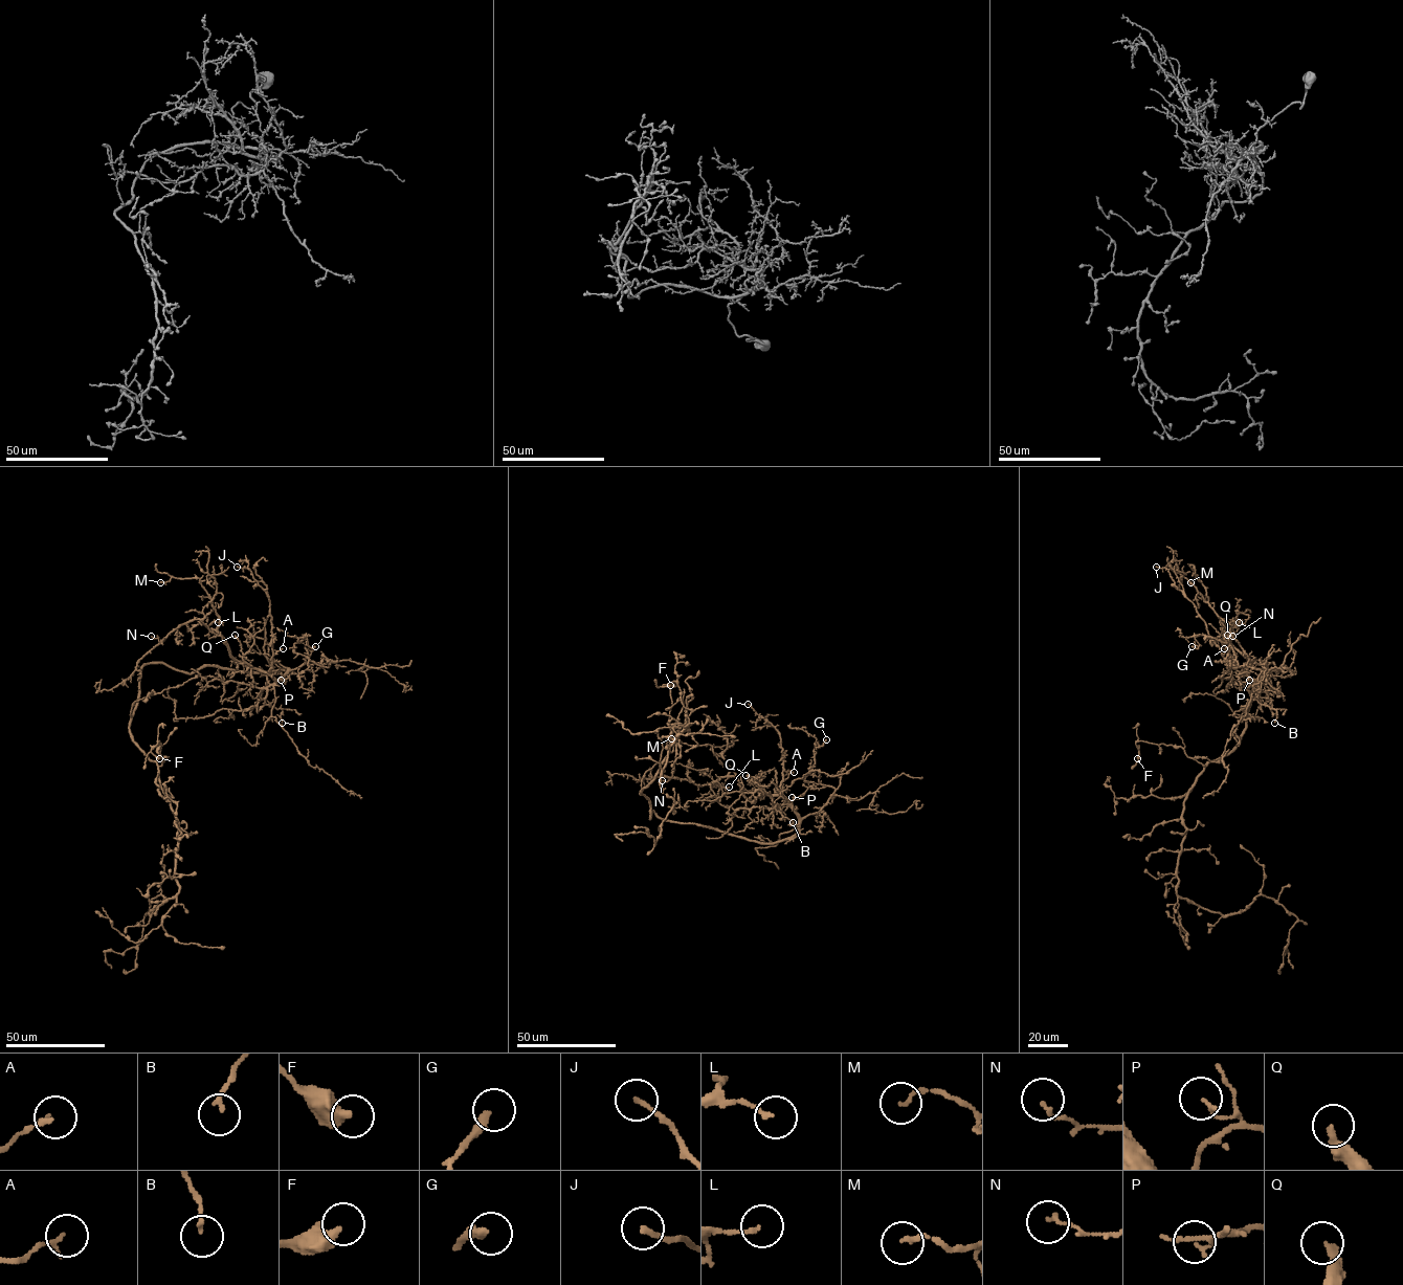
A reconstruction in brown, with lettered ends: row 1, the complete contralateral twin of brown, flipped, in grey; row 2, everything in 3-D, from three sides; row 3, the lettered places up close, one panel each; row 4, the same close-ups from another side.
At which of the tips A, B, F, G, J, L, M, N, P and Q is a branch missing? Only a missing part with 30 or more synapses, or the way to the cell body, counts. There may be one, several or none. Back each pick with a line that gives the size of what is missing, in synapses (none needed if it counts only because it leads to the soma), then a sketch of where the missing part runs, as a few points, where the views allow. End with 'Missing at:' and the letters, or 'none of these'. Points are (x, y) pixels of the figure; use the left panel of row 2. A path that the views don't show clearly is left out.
Missing at: none of these

